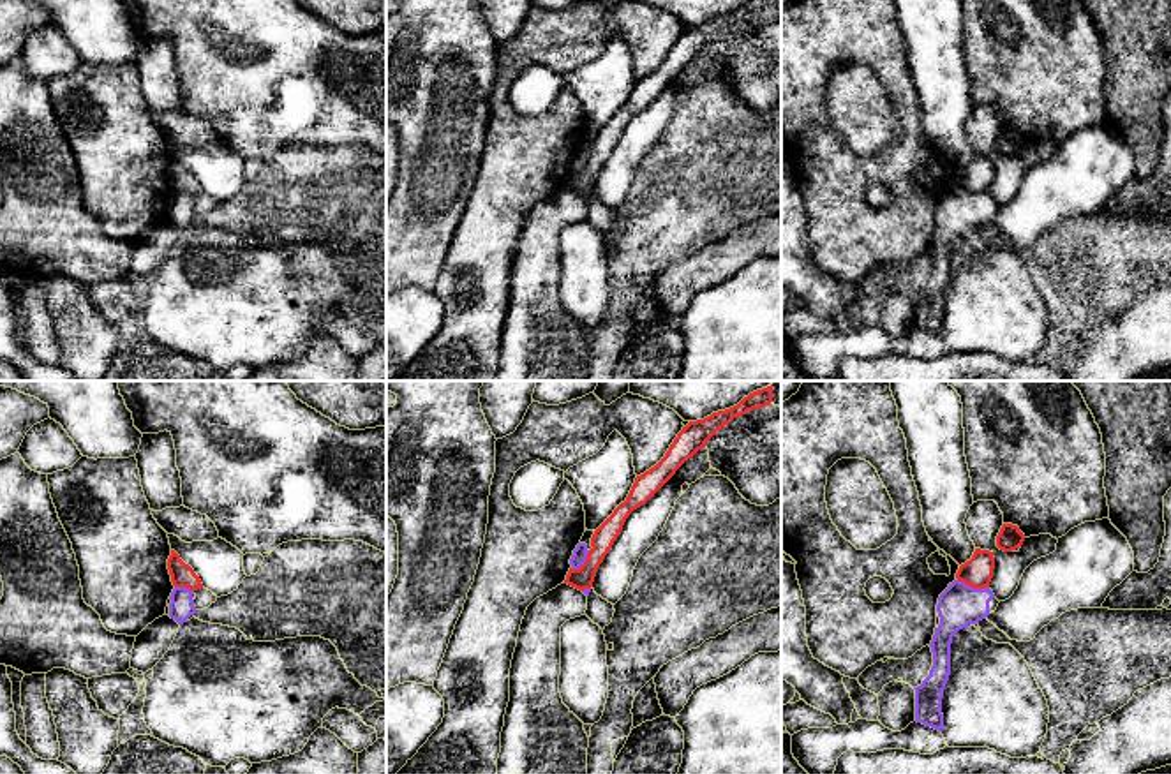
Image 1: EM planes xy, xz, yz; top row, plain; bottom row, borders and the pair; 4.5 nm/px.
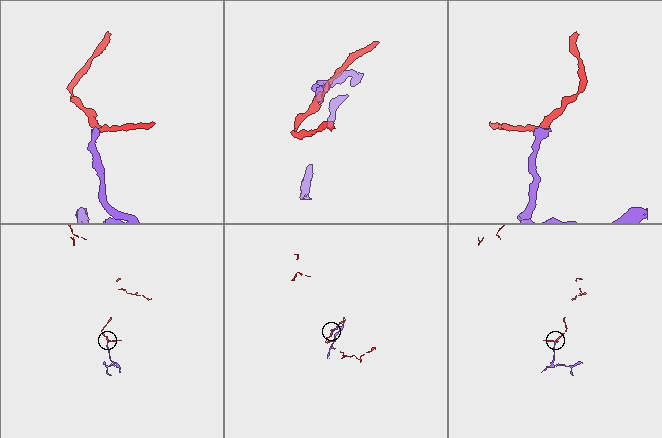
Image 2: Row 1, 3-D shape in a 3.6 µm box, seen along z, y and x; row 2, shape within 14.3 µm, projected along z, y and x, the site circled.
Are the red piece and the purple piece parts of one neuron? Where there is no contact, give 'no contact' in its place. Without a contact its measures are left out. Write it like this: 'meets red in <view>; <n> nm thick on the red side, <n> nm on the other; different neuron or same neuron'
meets red in yz; 140 nm thick on the red side, 190 nm on the other; different neuron

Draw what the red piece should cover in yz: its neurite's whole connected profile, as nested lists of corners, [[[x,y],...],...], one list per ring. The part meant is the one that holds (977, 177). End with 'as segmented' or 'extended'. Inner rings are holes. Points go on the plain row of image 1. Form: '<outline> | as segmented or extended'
[[[975,153],[970,166],[959,171],[956,183],[973,194],[989,192],[995,175],[995,162],[989,155]]] | as segmented

